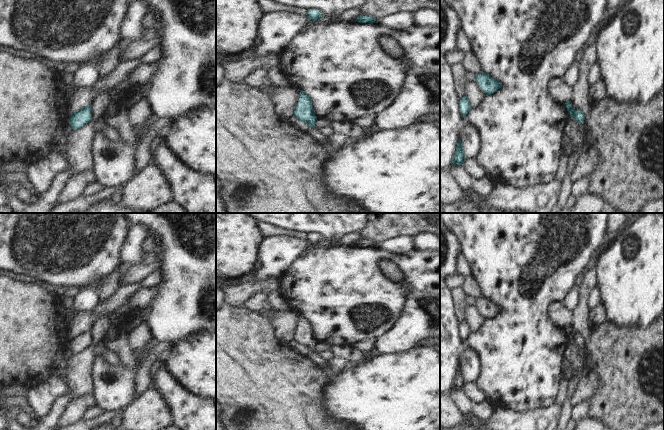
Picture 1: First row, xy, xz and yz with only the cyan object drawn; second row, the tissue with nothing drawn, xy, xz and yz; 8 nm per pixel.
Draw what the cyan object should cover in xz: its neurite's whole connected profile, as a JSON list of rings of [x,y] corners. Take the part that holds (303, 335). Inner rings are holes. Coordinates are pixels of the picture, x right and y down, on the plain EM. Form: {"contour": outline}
{"contour": [[[299,315],[301,320],[294,333],[293,341],[307,347],[313,353],[316,353],[315,346],[317,344],[317,340],[313,336],[312,324],[304,315]]]}

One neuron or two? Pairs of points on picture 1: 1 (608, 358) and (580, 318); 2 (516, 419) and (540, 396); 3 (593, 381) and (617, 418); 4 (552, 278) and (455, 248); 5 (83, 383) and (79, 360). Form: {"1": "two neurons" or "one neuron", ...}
{"1": "two neurons", "2": "two neurons", "3": "two neurons", "4": "two neurons", "5": "one neuron"}

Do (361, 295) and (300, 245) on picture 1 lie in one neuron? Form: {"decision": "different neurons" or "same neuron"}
{"decision": "different neurons"}

